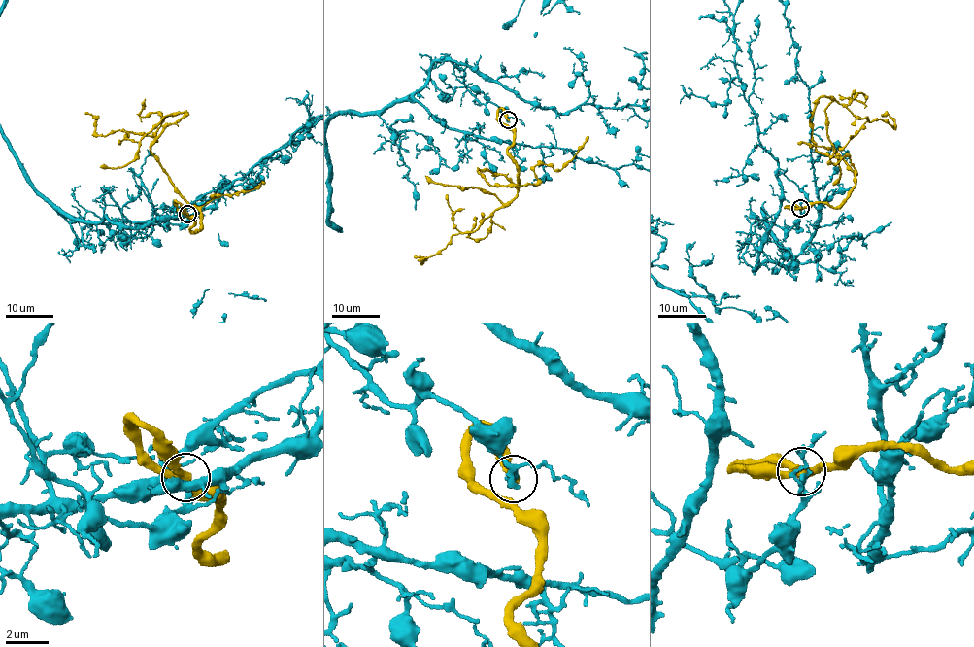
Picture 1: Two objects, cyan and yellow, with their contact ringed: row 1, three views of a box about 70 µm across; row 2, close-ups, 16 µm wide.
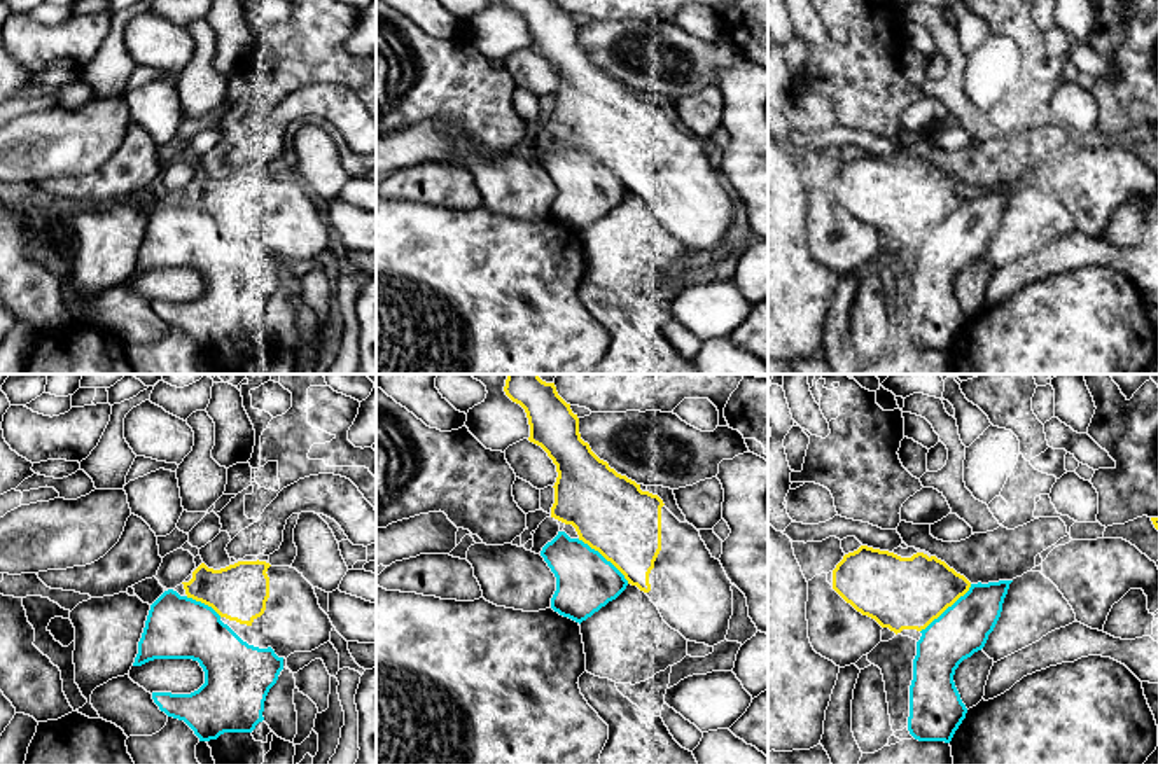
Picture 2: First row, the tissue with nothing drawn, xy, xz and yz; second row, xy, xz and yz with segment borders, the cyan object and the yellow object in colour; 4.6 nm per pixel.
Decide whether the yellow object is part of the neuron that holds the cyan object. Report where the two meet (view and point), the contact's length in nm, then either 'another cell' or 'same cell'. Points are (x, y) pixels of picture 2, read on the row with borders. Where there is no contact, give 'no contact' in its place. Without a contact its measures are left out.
contact yz (948, 607); length 320 nm; another cell

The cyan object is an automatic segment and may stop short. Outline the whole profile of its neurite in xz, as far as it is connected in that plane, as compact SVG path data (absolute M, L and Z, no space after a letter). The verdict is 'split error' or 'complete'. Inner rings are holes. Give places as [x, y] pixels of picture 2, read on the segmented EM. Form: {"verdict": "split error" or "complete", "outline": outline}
{"verdict": "complete", "outline": "M558 531L542 547L541 556L556 577L551 608L579 624L616 600L628 586L610 561L565 531Z"}

